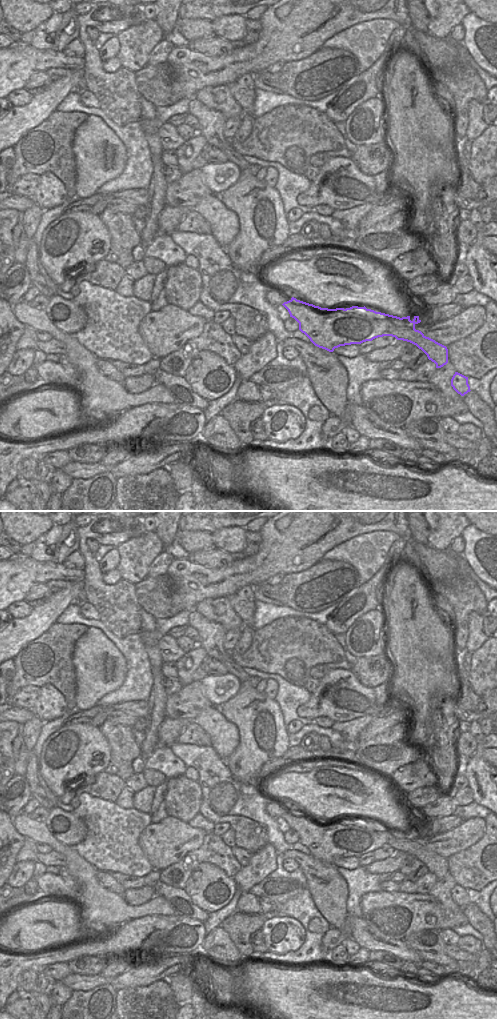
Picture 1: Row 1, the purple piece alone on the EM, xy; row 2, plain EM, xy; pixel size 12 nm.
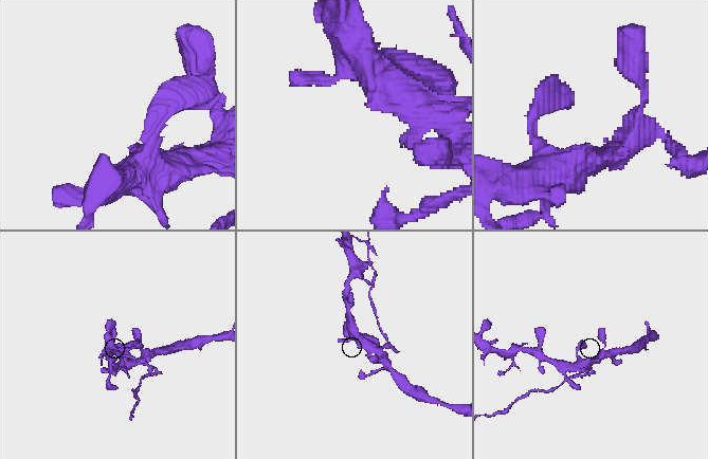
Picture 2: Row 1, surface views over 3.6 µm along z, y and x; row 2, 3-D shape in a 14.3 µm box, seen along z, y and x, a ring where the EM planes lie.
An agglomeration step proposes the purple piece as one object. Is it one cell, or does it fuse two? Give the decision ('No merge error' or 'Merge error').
Merge error.

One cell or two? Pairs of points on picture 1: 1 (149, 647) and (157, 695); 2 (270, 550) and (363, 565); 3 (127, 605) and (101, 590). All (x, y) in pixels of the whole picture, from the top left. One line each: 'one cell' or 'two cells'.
1: two cells
2: two cells
3: one cell

